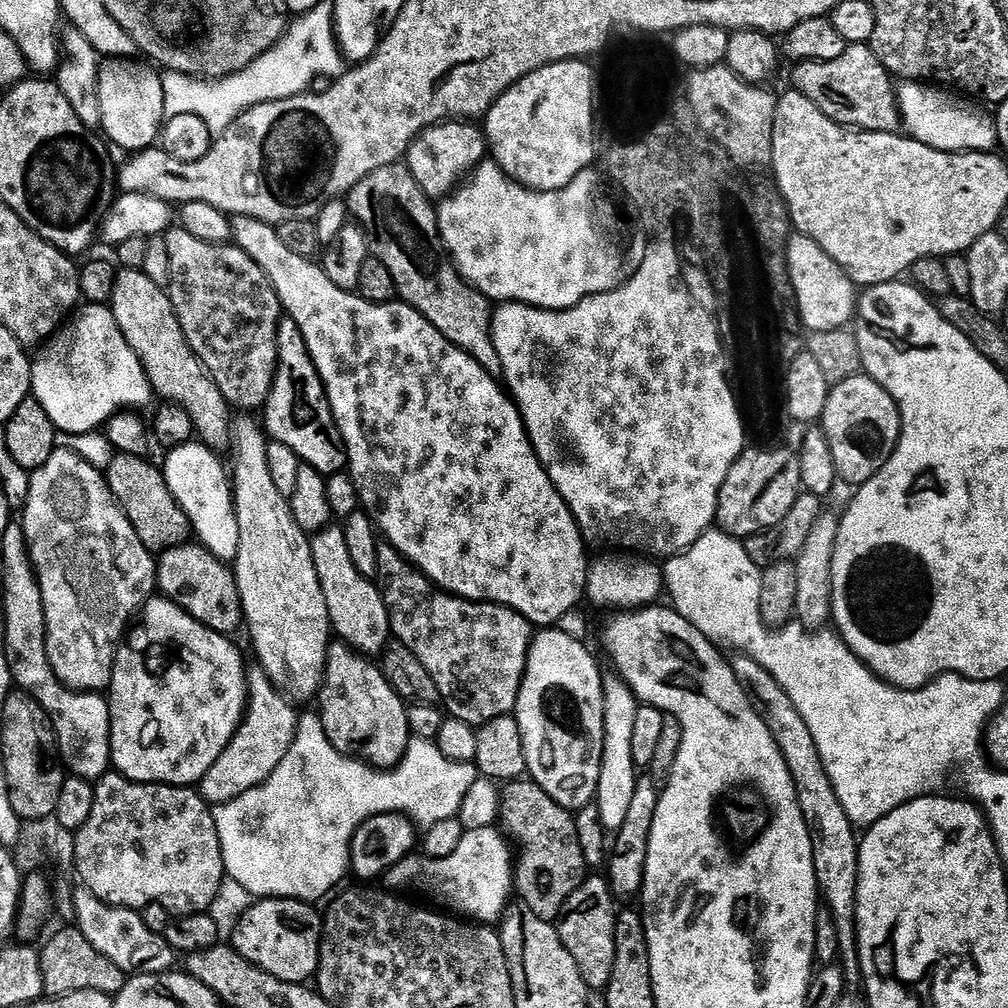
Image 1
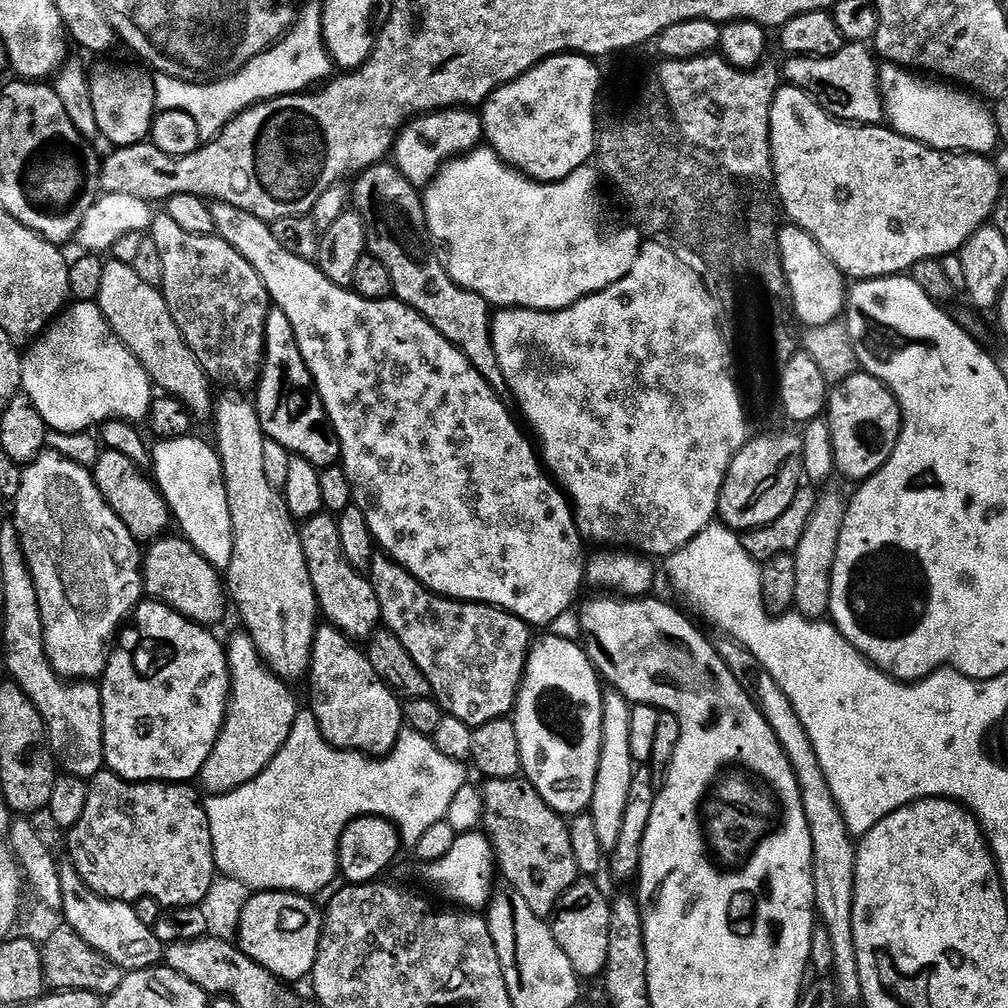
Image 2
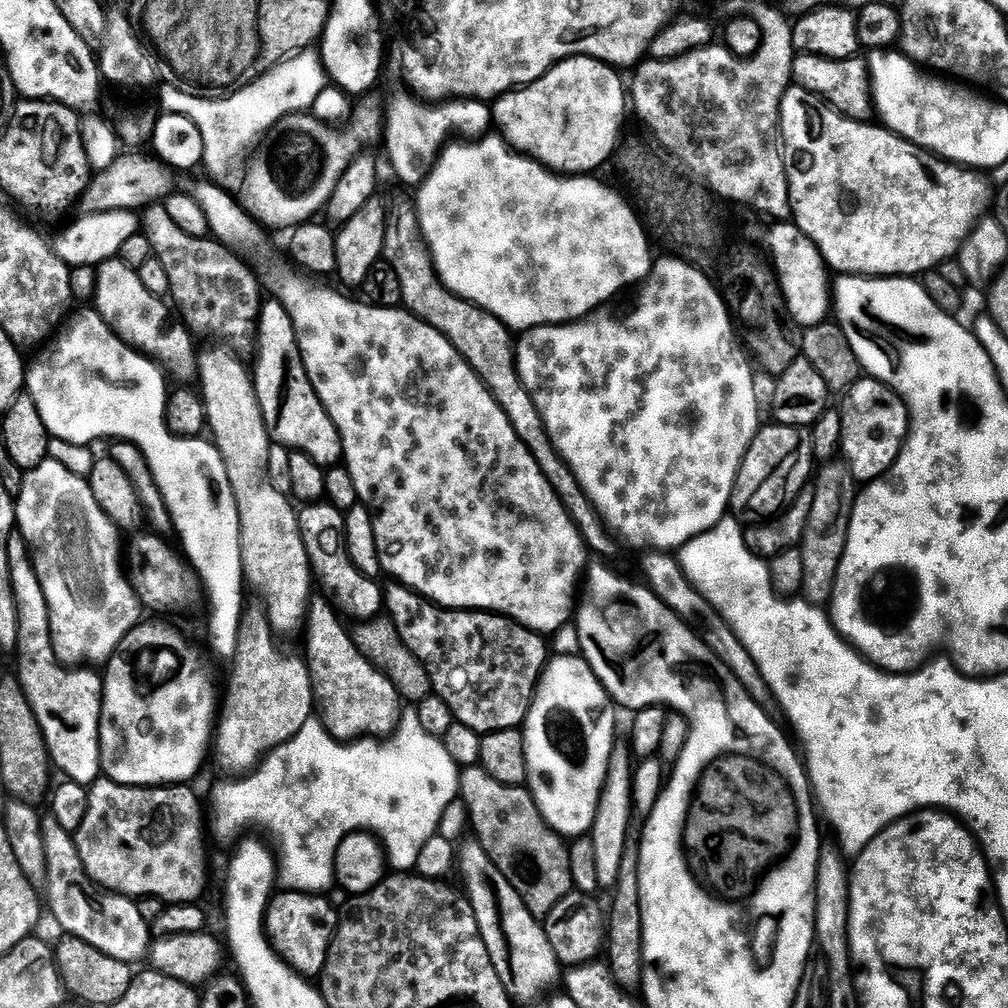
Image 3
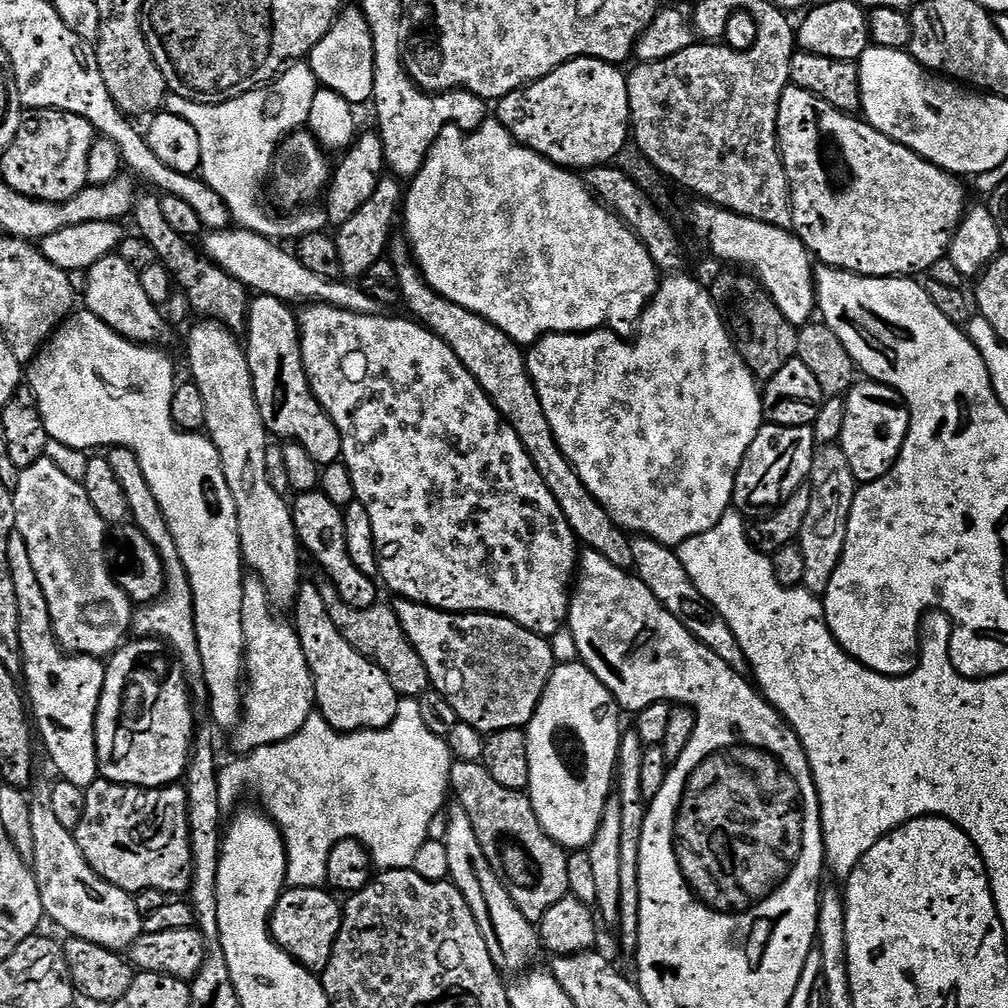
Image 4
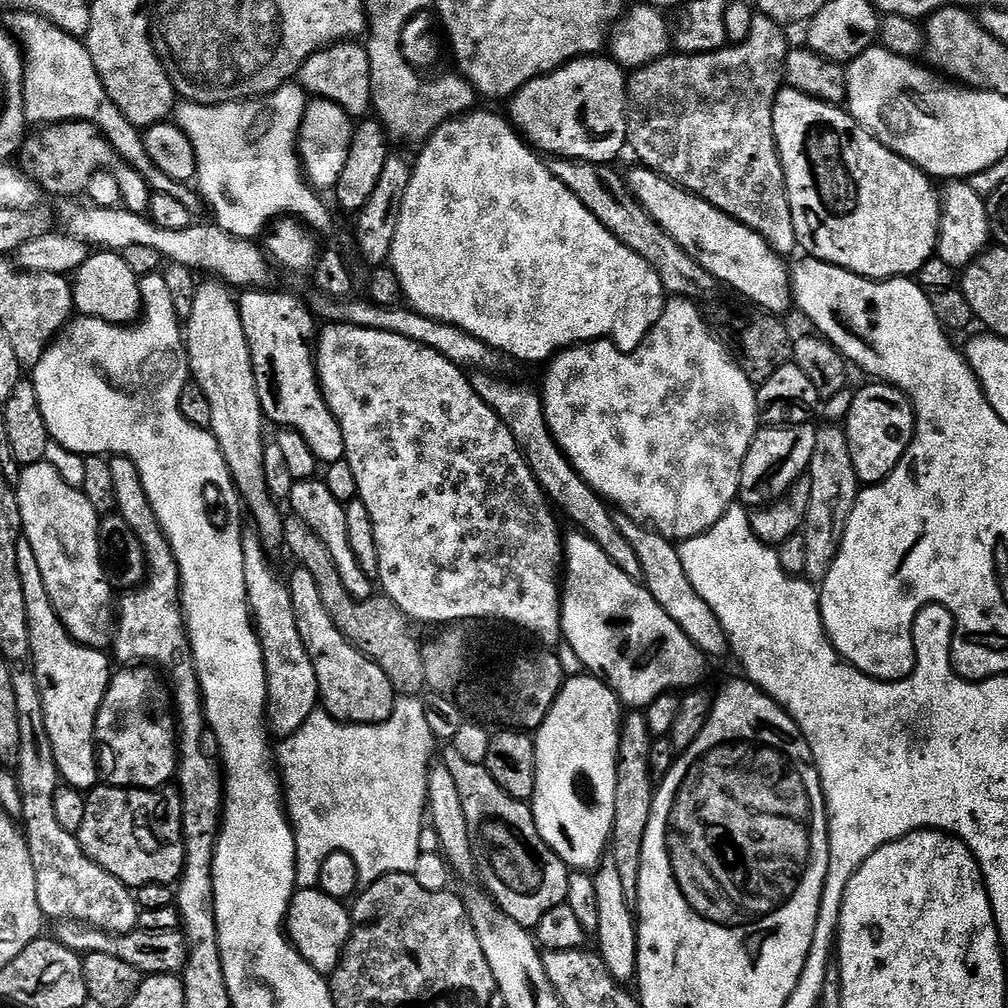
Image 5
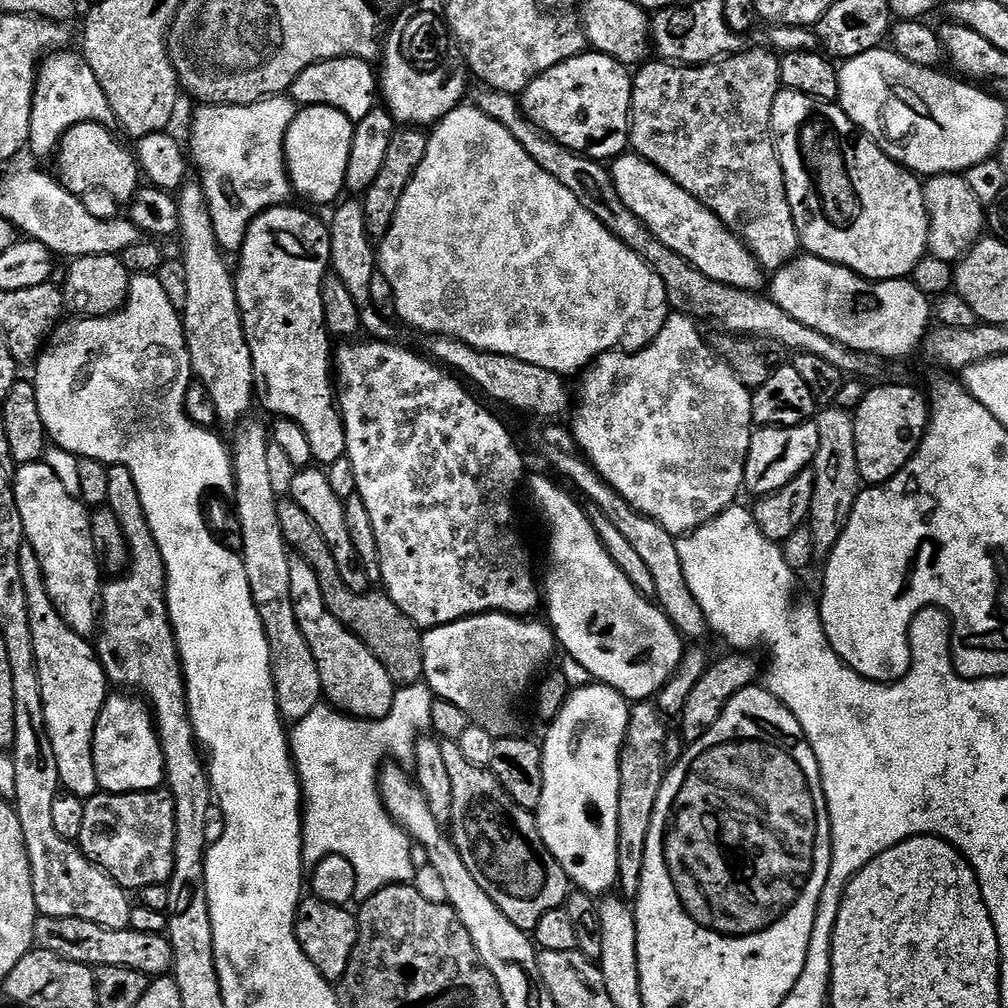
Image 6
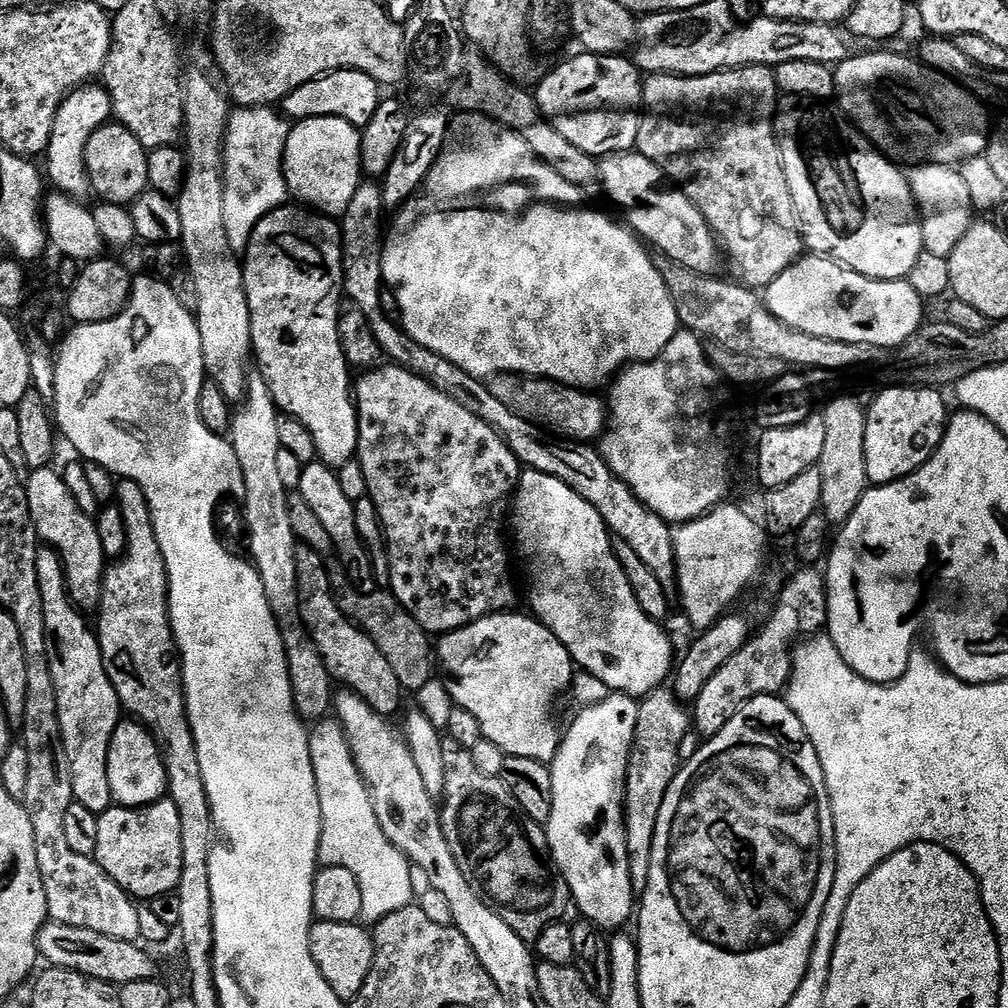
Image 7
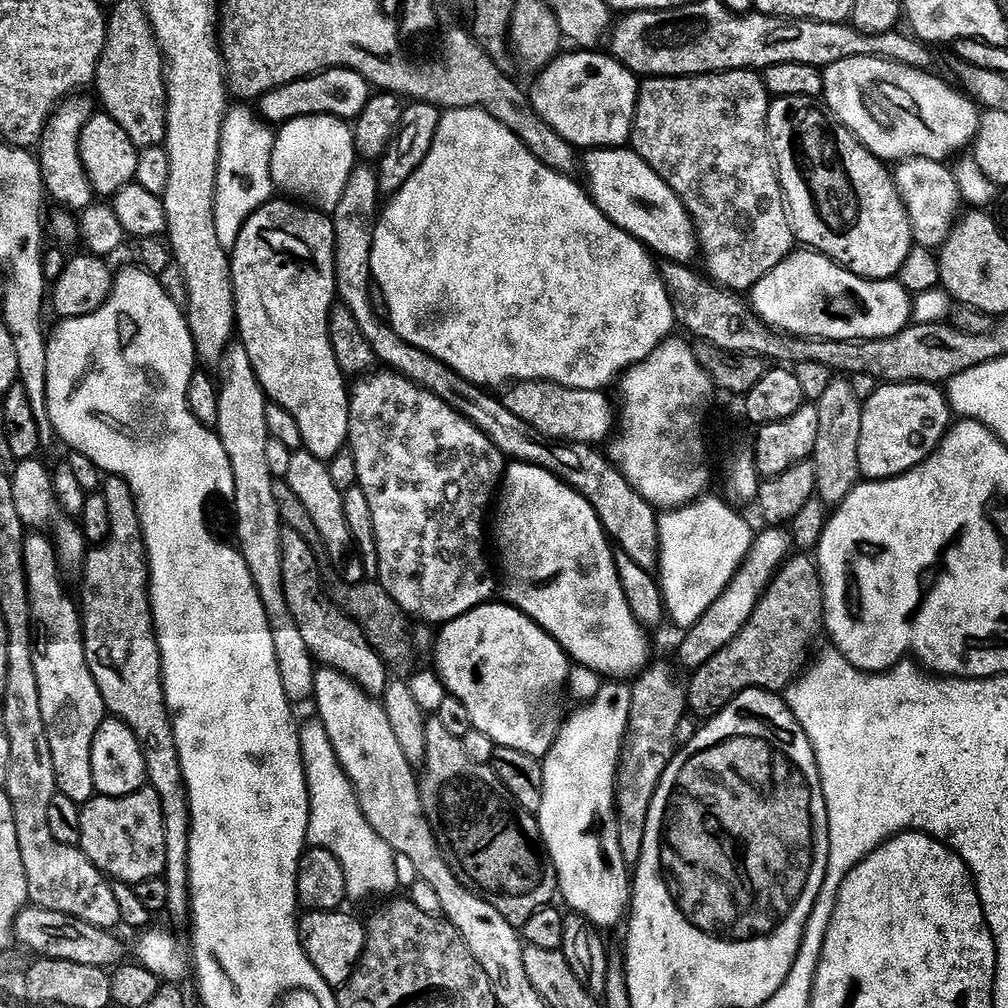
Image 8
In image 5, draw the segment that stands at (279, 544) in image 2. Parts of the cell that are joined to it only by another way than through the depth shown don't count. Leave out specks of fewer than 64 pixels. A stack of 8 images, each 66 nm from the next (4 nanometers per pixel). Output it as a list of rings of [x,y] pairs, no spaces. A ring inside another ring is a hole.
[[[208,278],[205,284],[196,288],[192,296],[192,313],[186,316],[186,347],[188,349],[188,366],[191,379],[202,390],[206,390],[206,398],[210,398],[210,418],[212,419],[211,433],[215,436],[220,453],[224,455],[224,461],[228,463],[228,469],[232,480],[236,484],[236,491],[240,499],[252,511],[252,520],[256,523],[255,531],[265,548],[275,550],[281,547],[286,536],[286,520],[276,509],[272,496],[268,493],[268,472],[264,469],[264,424],[266,417],[260,399],[258,398],[258,386],[254,378],[254,366],[250,346],[246,342],[246,334],[242,326],[242,318],[238,307],[237,297],[230,291],[229,285],[216,278]]]

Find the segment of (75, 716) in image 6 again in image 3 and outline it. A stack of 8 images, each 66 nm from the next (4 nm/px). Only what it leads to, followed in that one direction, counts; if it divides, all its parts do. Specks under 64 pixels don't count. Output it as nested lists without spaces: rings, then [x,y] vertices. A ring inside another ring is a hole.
[[[13,530],[8,539],[8,558],[10,560],[10,578],[14,588],[14,598],[16,599],[16,610],[18,618],[18,634],[14,655],[16,655],[15,675],[20,677],[20,685],[28,700],[76,700],[76,736],[72,736],[72,728],[68,726],[68,738],[70,740],[44,740],[48,747],[48,754],[53,765],[56,764],[64,771],[63,775],[69,780],[78,782],[85,786],[91,786],[101,779],[102,769],[100,767],[100,711],[104,705],[104,677],[99,671],[88,666],[68,667],[60,663],[54,654],[52,645],[52,635],[50,634],[50,614],[46,606],[46,594],[42,594],[42,582],[38,582],[38,574],[32,565],[32,558],[28,554],[28,543],[22,538],[18,530]],[[76,738],[78,744],[84,746],[54,746],[58,742],[74,742]]]

